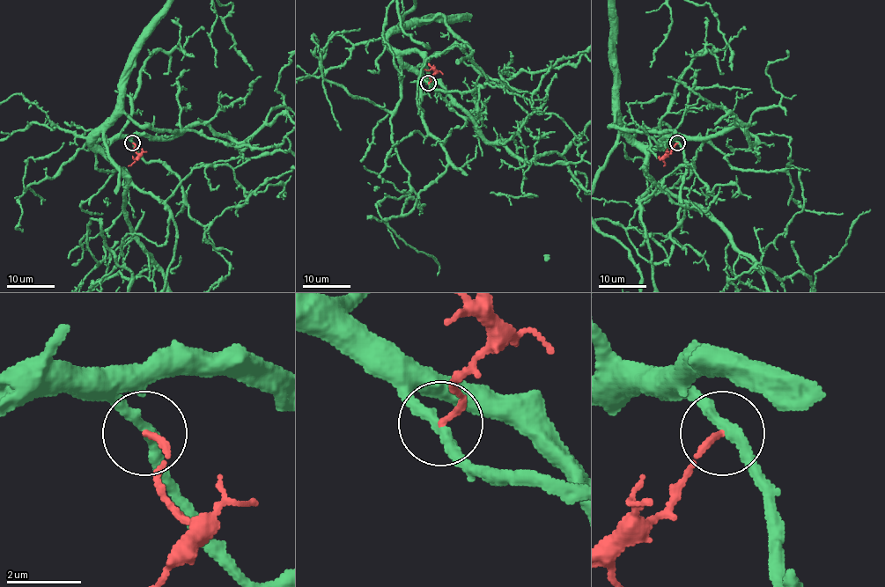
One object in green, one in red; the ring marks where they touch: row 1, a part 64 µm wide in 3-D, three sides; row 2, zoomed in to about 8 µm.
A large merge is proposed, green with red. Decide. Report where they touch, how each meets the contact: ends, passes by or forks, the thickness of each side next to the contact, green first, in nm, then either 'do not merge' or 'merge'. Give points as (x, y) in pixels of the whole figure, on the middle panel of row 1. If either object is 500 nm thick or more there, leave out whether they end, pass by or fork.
(428, 83) | green passes by | red ends | 300/160 nm | do not merge

